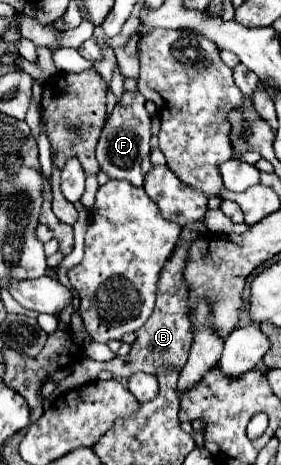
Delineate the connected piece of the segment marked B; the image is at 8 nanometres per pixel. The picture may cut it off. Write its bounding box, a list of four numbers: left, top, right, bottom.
[57,220,207,392]

